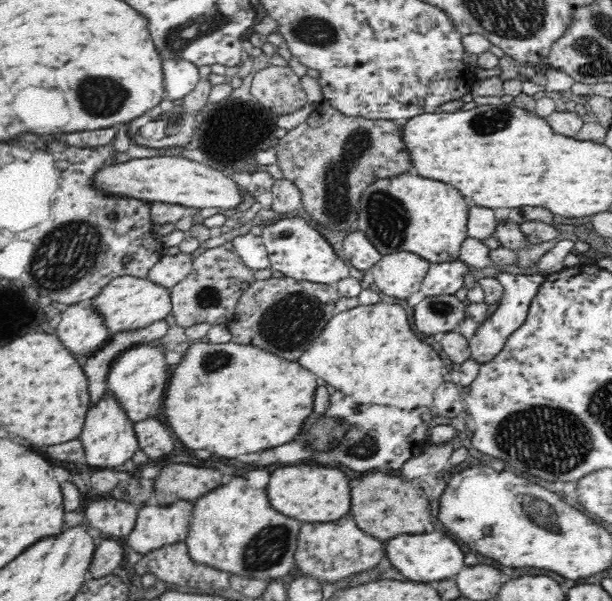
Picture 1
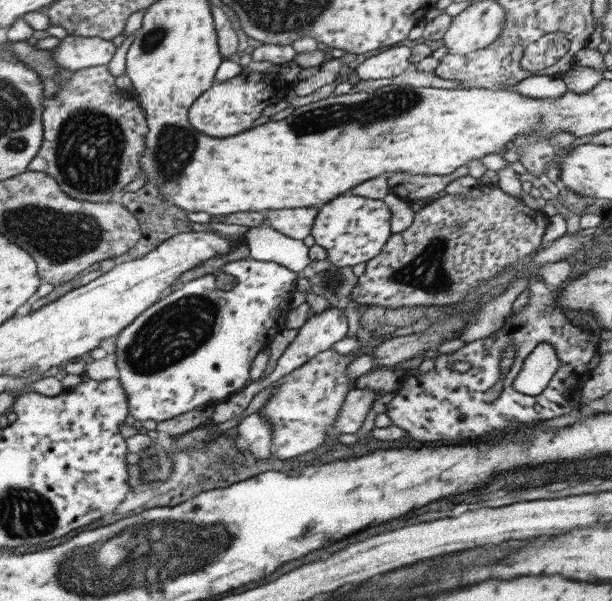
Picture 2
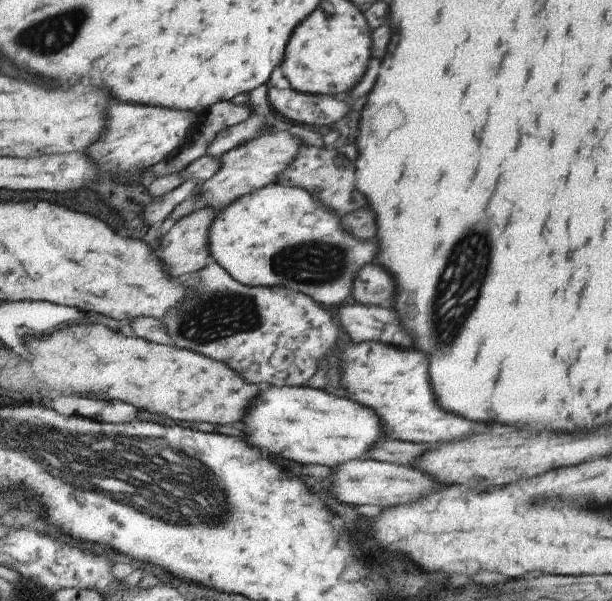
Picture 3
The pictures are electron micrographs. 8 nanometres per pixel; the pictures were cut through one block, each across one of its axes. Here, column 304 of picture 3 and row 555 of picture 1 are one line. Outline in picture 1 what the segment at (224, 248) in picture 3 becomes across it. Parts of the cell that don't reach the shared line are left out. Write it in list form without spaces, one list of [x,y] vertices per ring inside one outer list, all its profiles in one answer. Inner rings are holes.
[[[234,476],[234,478],[230,478],[228,484],[222,484],[216,492],[212,492],[212,494],[206,492],[200,498],[196,498],[193,505],[188,534],[184,541],[194,562],[219,568],[229,574],[267,581],[290,574],[290,570],[294,568],[294,552],[296,552],[296,544],[298,544],[300,522],[278,514],[270,506],[264,488],[250,488],[246,484],[246,478]]]

